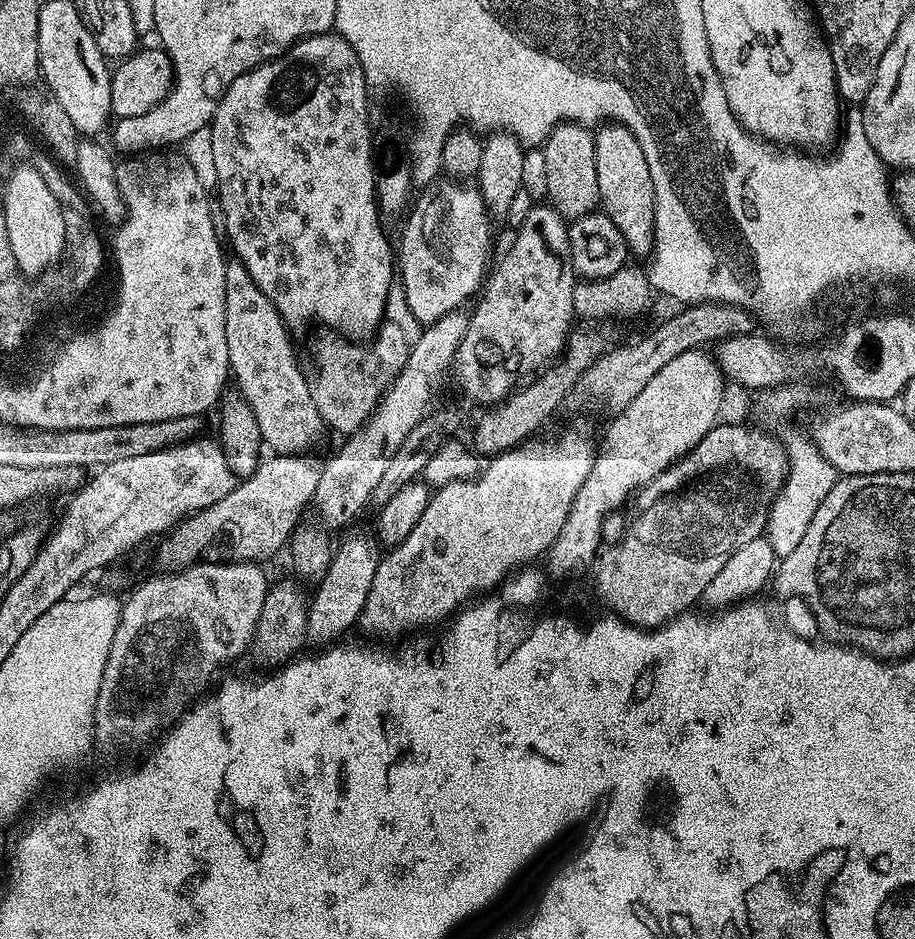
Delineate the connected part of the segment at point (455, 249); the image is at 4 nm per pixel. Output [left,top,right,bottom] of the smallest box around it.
[398,178,492,326]

